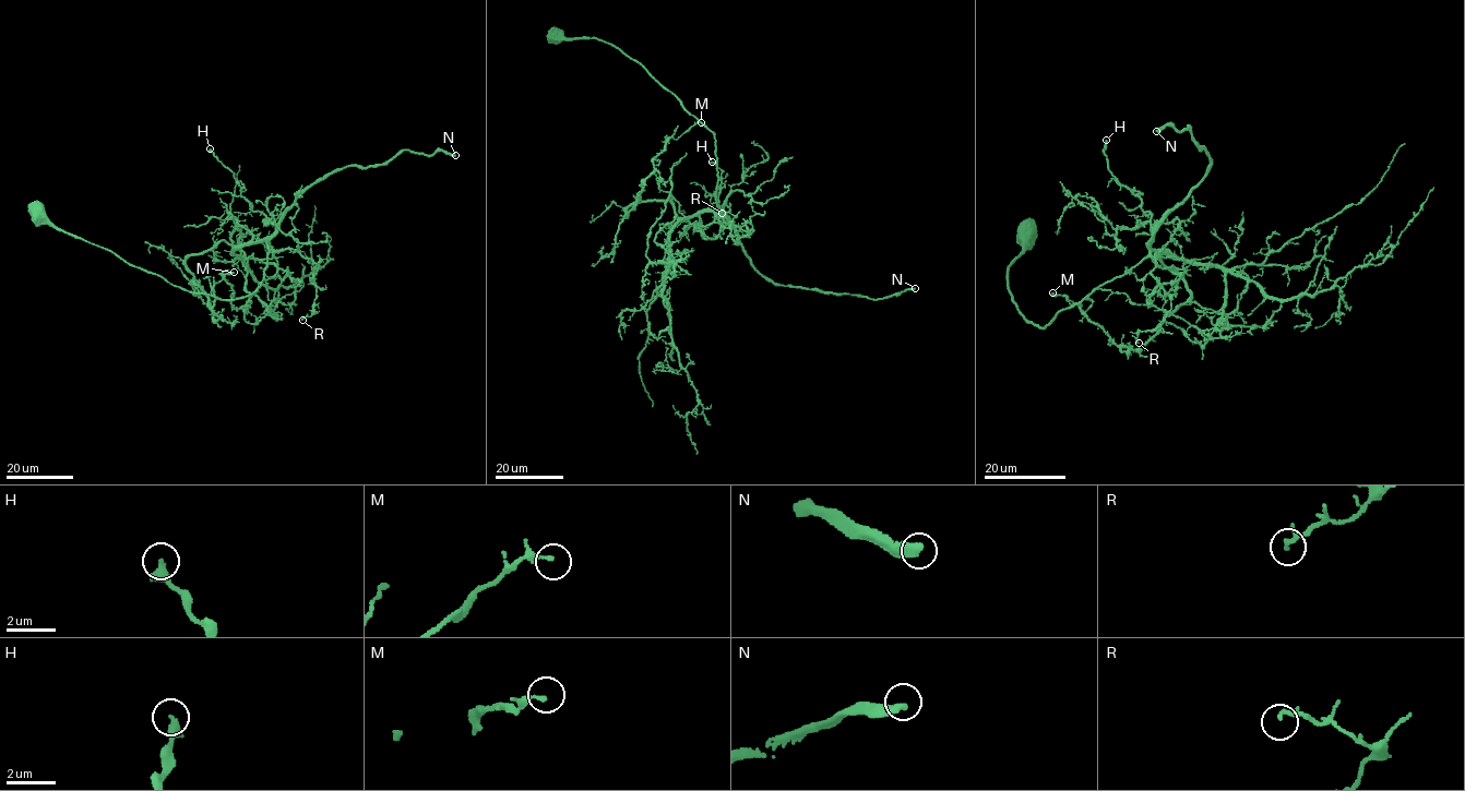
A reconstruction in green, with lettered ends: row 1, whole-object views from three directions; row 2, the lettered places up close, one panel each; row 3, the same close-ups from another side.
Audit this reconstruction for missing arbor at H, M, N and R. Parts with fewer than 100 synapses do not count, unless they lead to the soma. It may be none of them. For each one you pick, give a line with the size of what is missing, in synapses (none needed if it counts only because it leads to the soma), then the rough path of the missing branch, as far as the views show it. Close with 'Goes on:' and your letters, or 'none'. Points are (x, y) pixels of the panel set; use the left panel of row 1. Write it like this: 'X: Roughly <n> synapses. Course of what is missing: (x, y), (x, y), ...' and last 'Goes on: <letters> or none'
N: Roughly 650 synapses
Goes on: N

